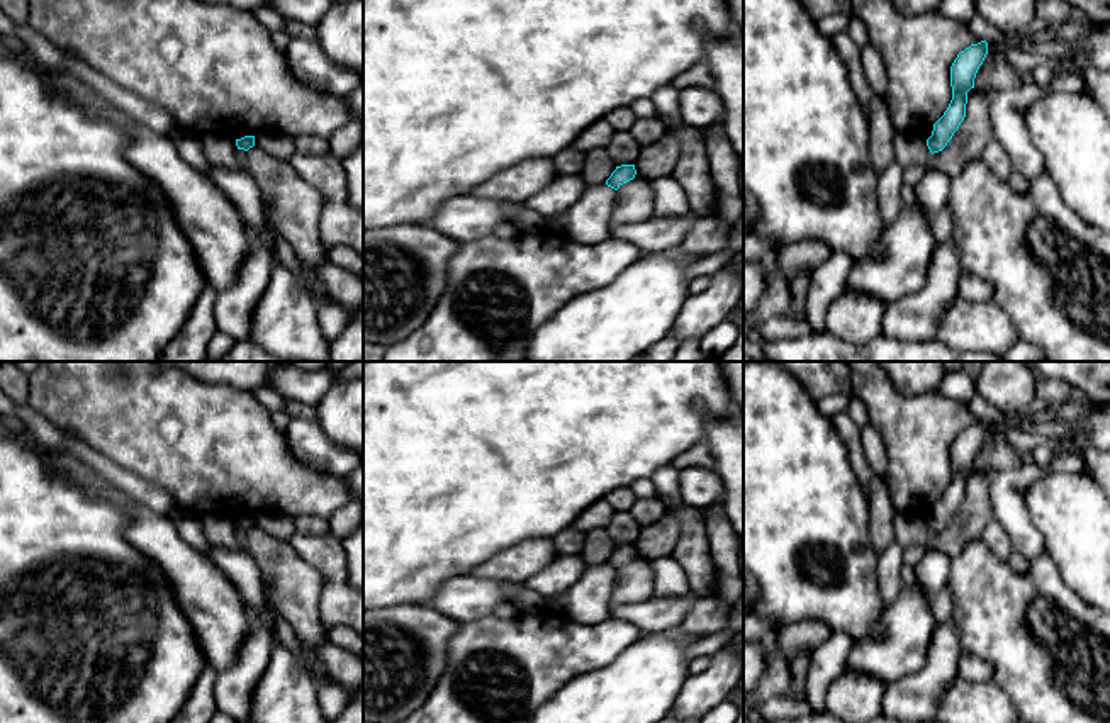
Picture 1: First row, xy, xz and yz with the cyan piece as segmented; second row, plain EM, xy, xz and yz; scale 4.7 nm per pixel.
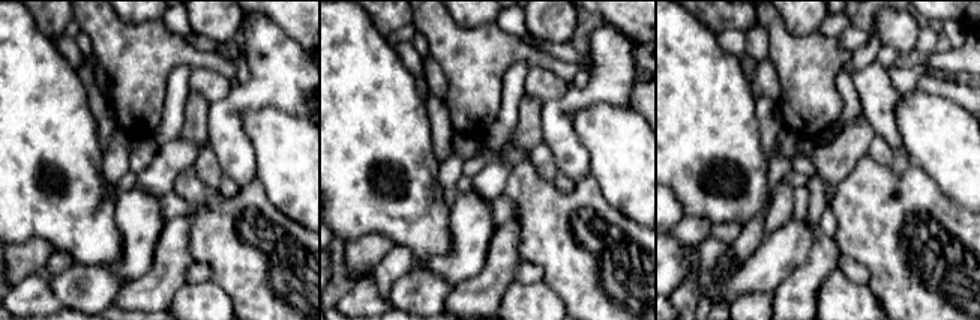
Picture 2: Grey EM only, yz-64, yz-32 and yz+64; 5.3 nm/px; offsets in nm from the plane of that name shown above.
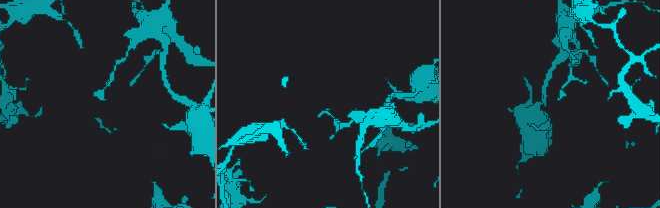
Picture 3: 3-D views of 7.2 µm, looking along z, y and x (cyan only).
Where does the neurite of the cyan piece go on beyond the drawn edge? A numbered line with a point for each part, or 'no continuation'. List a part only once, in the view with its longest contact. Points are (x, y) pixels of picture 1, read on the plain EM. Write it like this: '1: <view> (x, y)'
no continuation

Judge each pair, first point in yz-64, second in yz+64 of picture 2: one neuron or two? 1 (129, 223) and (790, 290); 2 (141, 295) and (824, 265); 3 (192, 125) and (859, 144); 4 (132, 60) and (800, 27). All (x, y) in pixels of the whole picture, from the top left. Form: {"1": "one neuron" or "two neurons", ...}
{"1": "two neurons", "2": "one neuron", "3": "one neuron", "4": "two neurons"}

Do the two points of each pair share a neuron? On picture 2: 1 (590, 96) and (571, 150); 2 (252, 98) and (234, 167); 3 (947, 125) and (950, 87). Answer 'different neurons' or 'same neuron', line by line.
1: same neuron
2: same neuron
3: different neurons

